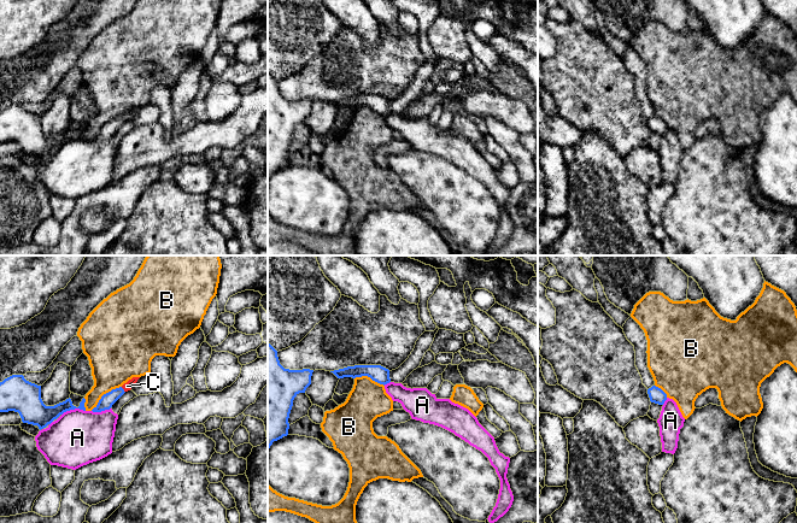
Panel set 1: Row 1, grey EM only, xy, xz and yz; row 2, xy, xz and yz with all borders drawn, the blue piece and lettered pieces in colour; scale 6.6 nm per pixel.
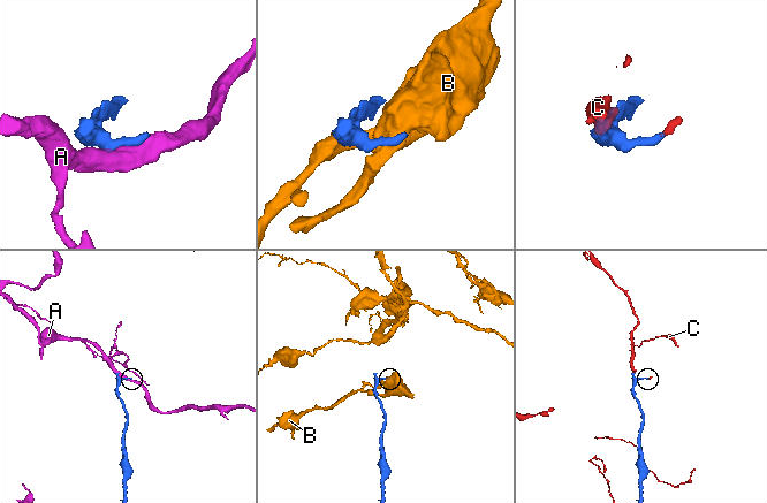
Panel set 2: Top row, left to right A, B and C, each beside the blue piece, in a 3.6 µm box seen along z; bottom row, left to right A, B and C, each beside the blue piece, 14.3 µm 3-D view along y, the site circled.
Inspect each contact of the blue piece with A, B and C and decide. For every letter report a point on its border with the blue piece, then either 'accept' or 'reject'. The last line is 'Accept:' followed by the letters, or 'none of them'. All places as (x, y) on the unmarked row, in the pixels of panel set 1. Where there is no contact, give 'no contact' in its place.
A: contact xy (72, 139); reject
B: contact xy (104, 124); reject
C: contact xy (123, 119); accept
Accept: C

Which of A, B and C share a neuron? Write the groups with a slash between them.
A / B / C

